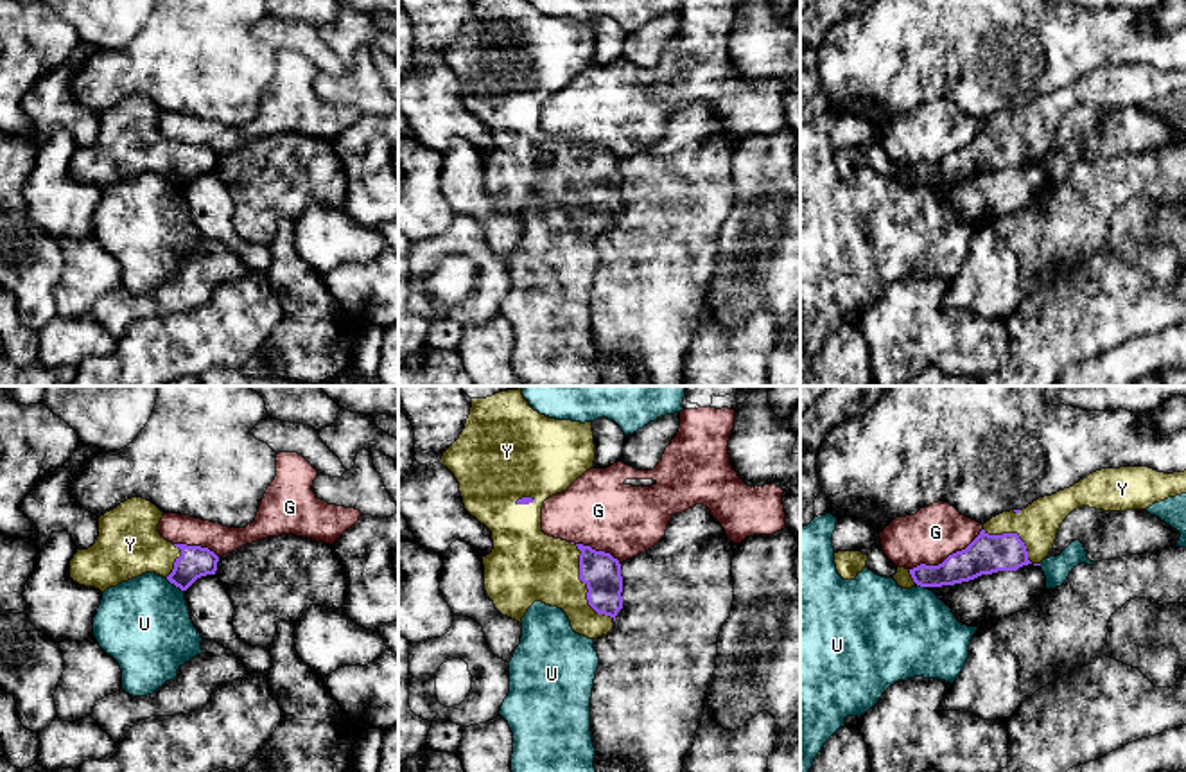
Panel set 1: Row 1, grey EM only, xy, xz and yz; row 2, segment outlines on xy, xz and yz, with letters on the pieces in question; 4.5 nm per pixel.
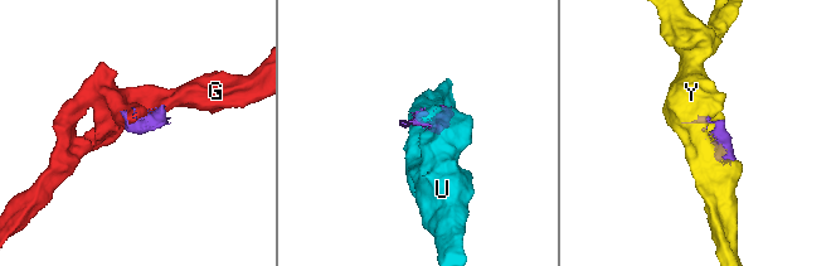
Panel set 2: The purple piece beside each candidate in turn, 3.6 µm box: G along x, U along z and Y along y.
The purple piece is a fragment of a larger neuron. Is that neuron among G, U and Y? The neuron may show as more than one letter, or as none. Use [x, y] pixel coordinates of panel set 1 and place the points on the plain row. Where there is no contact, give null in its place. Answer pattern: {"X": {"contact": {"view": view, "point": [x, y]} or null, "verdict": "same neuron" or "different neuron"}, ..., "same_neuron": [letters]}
{"G": {"contact": {"view": "yz", "point": [948, 155]}, "verdict": "different neuron"}, "U": {"contact": {"view": "xy", "point": [174, 182]}, "verdict": "different neuron"}, "Y": {"contact": {"view": "xz", "point": [584, 180]}, "verdict": "same neuron"}, "same_neuron": ["Y"]}

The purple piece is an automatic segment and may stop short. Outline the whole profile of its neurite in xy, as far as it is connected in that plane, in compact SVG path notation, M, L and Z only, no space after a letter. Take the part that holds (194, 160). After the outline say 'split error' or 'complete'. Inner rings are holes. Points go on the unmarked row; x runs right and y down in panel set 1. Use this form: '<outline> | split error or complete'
M131 95L99 115L99 135L88 147L77 147L70 158L70 176L84 185L104 190L122 180L156 171L187 189L197 176L215 172L219 154L208 145L172 142L165 138L158 122L163 110L147 97Z | split error

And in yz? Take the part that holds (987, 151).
M1150 65L1102 66L1069 86L1039 95L1023 108L992 115L965 147L949 153L938 163L897 163L894 178L903 187L942 185L998 169L1016 169L1028 162L1041 163L1053 147L1060 122L1073 108L1147 108L1181 92L1186 92L1186 68L1164 72Z | split error

